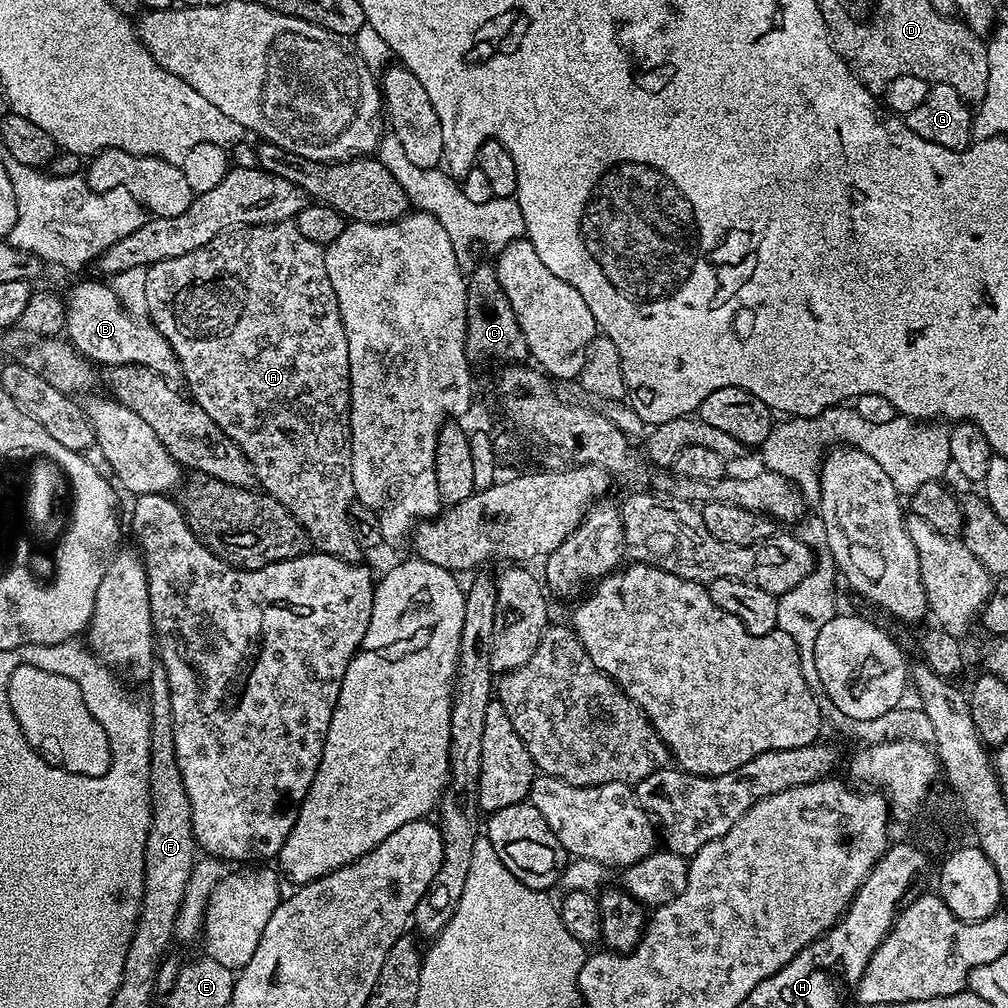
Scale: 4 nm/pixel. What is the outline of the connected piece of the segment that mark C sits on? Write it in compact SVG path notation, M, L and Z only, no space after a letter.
M495 263L480 264L467 273L466 326L468 327L468 351L480 360L504 360L500 362L524 362L529 359L526 338L518 326L518 318L498 282Z

